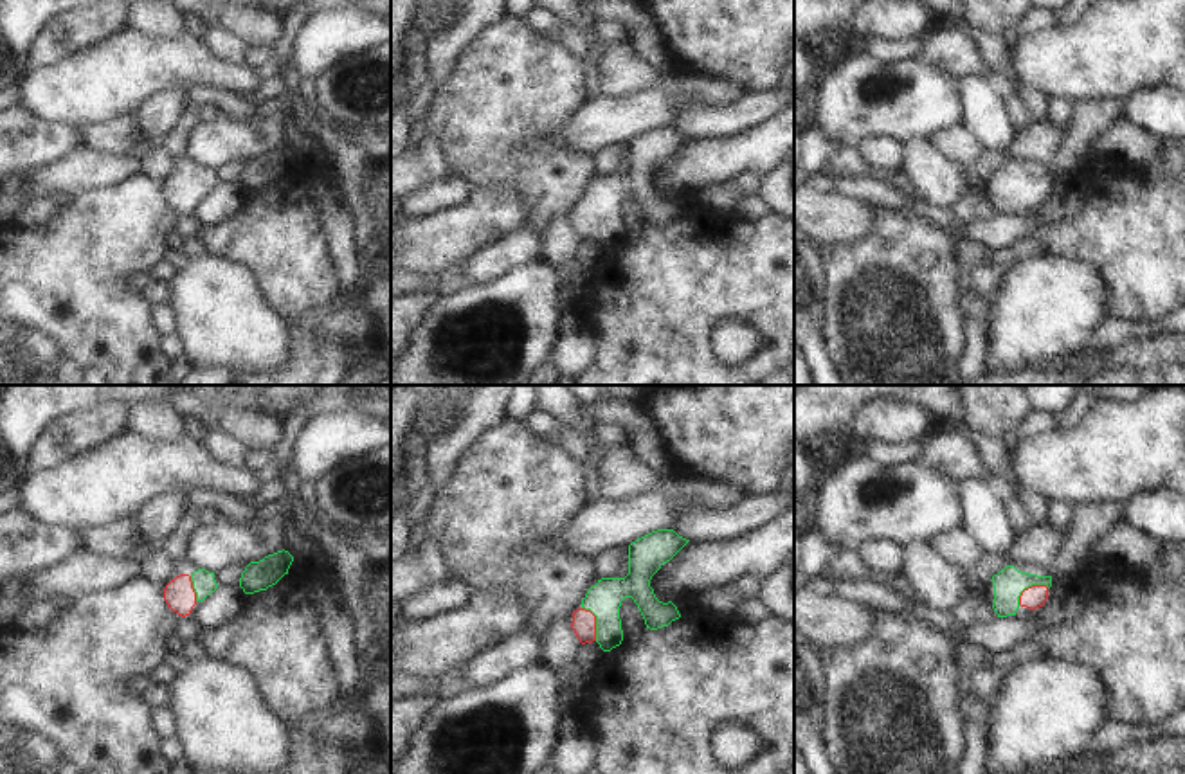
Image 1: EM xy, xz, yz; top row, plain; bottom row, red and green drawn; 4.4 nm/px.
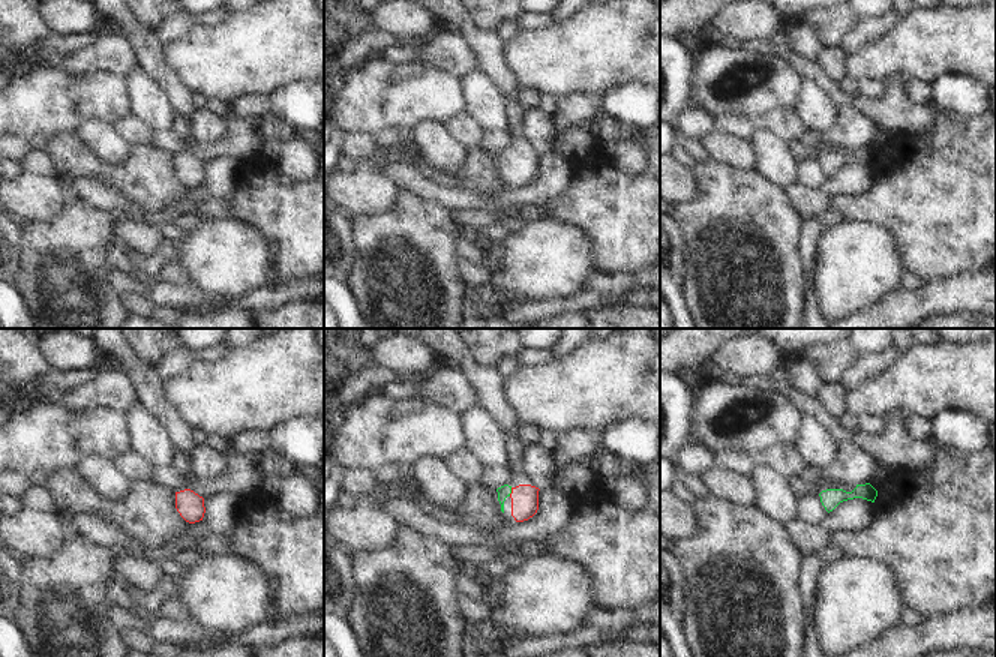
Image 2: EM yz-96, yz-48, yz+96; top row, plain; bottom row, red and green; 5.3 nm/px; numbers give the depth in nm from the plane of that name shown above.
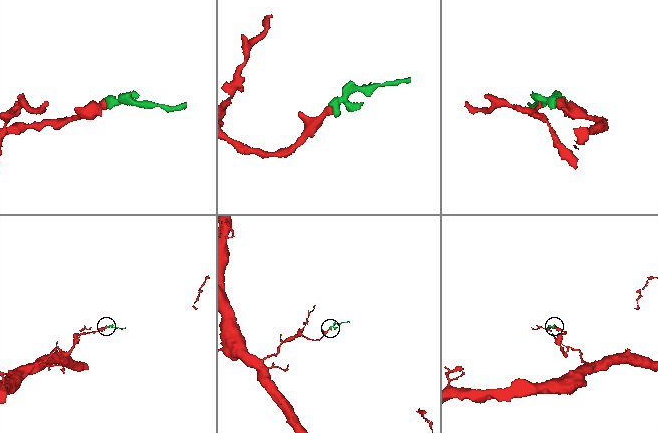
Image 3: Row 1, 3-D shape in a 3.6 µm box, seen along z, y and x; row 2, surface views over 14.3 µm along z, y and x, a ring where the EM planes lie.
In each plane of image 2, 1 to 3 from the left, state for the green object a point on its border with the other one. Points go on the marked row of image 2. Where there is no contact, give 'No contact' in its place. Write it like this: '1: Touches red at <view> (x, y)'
1: No contact
2: Touches red at yz-48 (512, 492)
3: No contact.

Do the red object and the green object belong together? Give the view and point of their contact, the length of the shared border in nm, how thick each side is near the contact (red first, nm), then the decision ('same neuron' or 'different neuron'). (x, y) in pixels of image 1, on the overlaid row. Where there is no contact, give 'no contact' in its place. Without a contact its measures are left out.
yz (1029, 587) | 160 nm | 100/140 nm | same neuron

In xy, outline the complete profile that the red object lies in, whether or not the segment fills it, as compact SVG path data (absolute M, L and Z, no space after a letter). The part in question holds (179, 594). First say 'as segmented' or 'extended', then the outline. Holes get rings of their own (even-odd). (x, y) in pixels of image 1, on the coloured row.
extended | M198 569L191 576L180 574L171 580L164 589L164 599L173 612L185 617L198 601L204 601L216 589L214 572Z

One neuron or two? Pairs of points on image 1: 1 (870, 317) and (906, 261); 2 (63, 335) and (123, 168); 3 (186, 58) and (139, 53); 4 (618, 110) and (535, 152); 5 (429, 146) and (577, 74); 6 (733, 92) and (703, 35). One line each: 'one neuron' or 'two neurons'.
1: one neuron
2: two neurons
3: one neuron
4: two neurons
5: two neurons
6: two neurons

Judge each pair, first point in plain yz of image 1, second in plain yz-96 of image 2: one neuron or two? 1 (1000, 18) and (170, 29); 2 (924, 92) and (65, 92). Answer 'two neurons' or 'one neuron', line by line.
1: two neurons
2: one neuron

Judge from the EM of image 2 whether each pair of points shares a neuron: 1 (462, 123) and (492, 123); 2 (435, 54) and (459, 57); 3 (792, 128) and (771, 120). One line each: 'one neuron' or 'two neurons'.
1: two neurons
2: one neuron
3: one neuron

